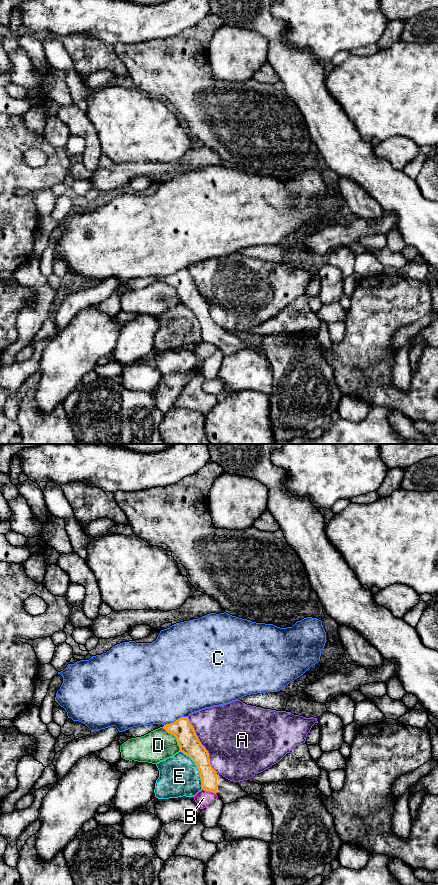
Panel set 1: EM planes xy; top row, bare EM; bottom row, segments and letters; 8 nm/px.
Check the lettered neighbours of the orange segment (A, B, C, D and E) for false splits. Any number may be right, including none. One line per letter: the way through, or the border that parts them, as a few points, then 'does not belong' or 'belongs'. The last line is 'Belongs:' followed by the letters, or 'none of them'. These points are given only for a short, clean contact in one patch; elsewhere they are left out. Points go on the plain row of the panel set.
A: does not belong
B: border along xy (202, 340), (215, 346); does not belong
C: does not belong
D: does not belong
E: border along xy (180, 302), (194, 314), (199, 324), (202, 340); does not belong
Belongs: none of them

